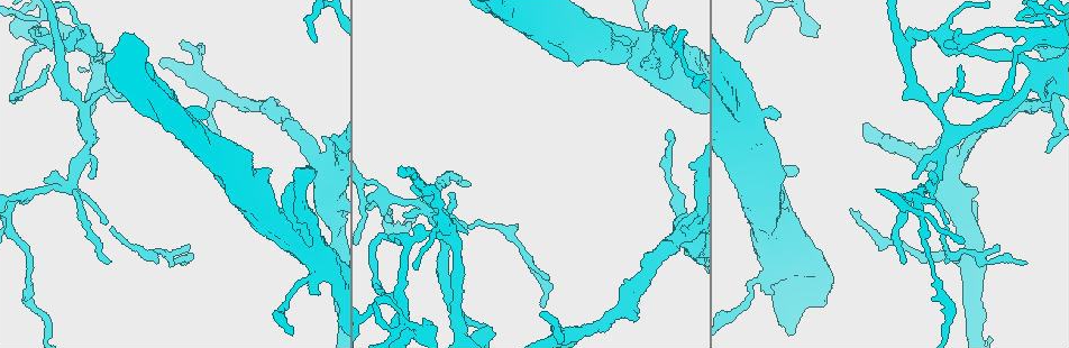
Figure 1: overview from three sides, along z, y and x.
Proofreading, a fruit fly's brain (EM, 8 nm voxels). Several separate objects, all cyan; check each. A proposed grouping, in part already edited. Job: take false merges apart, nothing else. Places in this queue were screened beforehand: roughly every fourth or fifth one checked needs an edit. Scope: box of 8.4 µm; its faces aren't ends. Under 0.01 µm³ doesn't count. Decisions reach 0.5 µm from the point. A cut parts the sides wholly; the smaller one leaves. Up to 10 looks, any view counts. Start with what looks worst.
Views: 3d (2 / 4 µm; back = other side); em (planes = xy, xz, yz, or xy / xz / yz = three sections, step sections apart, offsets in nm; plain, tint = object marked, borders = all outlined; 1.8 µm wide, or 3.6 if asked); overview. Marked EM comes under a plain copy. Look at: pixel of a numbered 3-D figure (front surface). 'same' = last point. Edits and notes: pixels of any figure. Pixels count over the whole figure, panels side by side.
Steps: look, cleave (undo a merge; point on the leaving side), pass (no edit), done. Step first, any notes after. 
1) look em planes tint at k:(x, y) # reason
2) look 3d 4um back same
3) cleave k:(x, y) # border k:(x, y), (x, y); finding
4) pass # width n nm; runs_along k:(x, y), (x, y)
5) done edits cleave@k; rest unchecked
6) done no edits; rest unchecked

look em planes borders at 1:(26, 191) # three-way junction

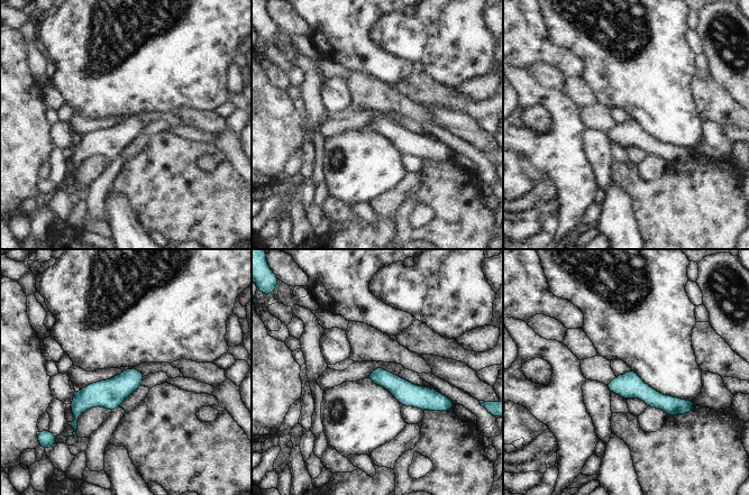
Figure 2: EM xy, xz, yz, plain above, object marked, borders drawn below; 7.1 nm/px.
pass # all the same neuron

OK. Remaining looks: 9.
look 3d 4um at 1:(548, 28) # thick turns thin

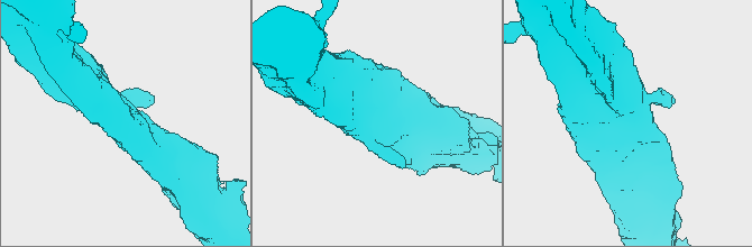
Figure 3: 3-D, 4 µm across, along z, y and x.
look em 3.6um planes tint at 3:(626, 124) # need the tissue

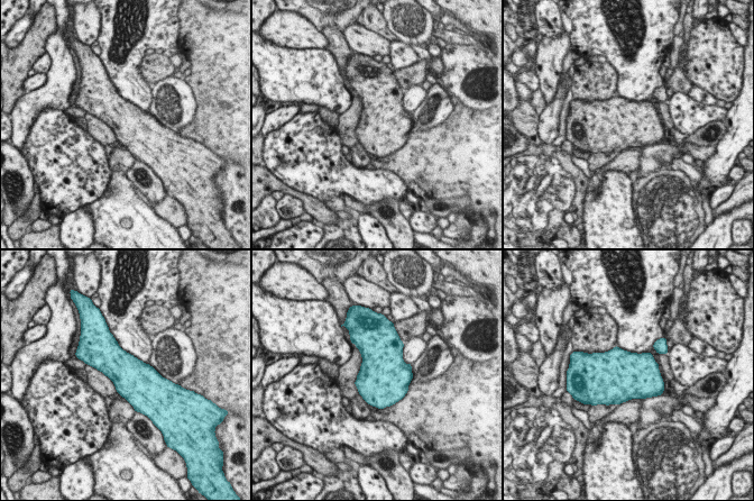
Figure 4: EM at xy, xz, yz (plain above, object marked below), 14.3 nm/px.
pass # all the same neuron

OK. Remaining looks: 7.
look 3d 4um at 1:(99, 70) # sharp bend

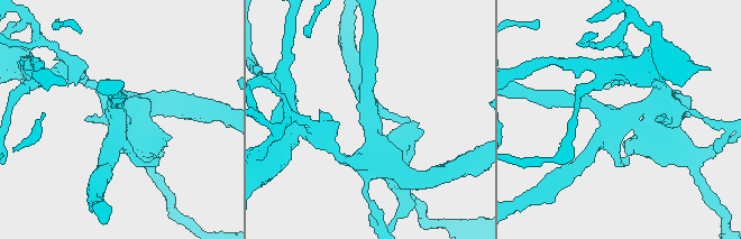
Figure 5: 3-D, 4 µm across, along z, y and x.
look em yz step 4 tint at 5:(372, 119)

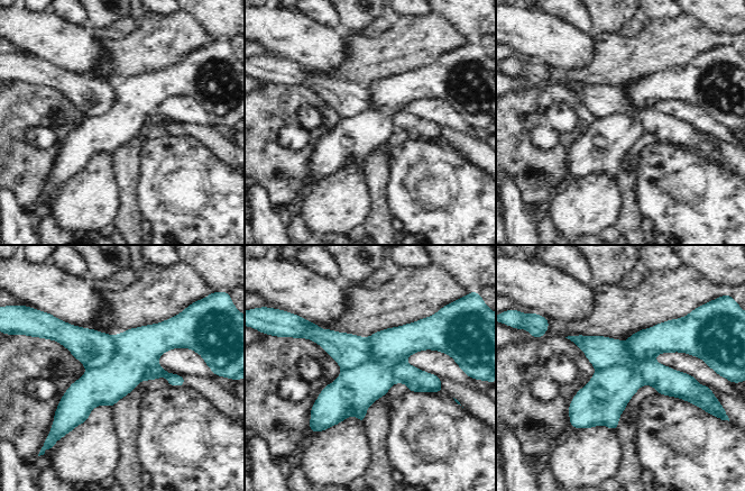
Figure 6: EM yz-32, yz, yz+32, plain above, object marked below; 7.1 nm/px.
cleave 6:(601, 352) # width 360 nm; two neurons meet here

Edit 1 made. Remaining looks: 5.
look em 3.6um planes tint at 1:(660, 32) # a narrow waist

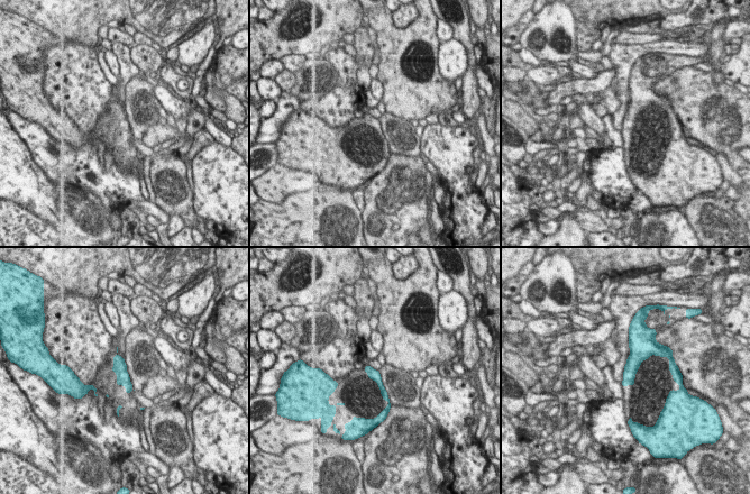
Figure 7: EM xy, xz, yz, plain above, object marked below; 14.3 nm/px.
pass # all the same neuron

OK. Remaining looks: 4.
done edits cleave@6; rest unchecked

